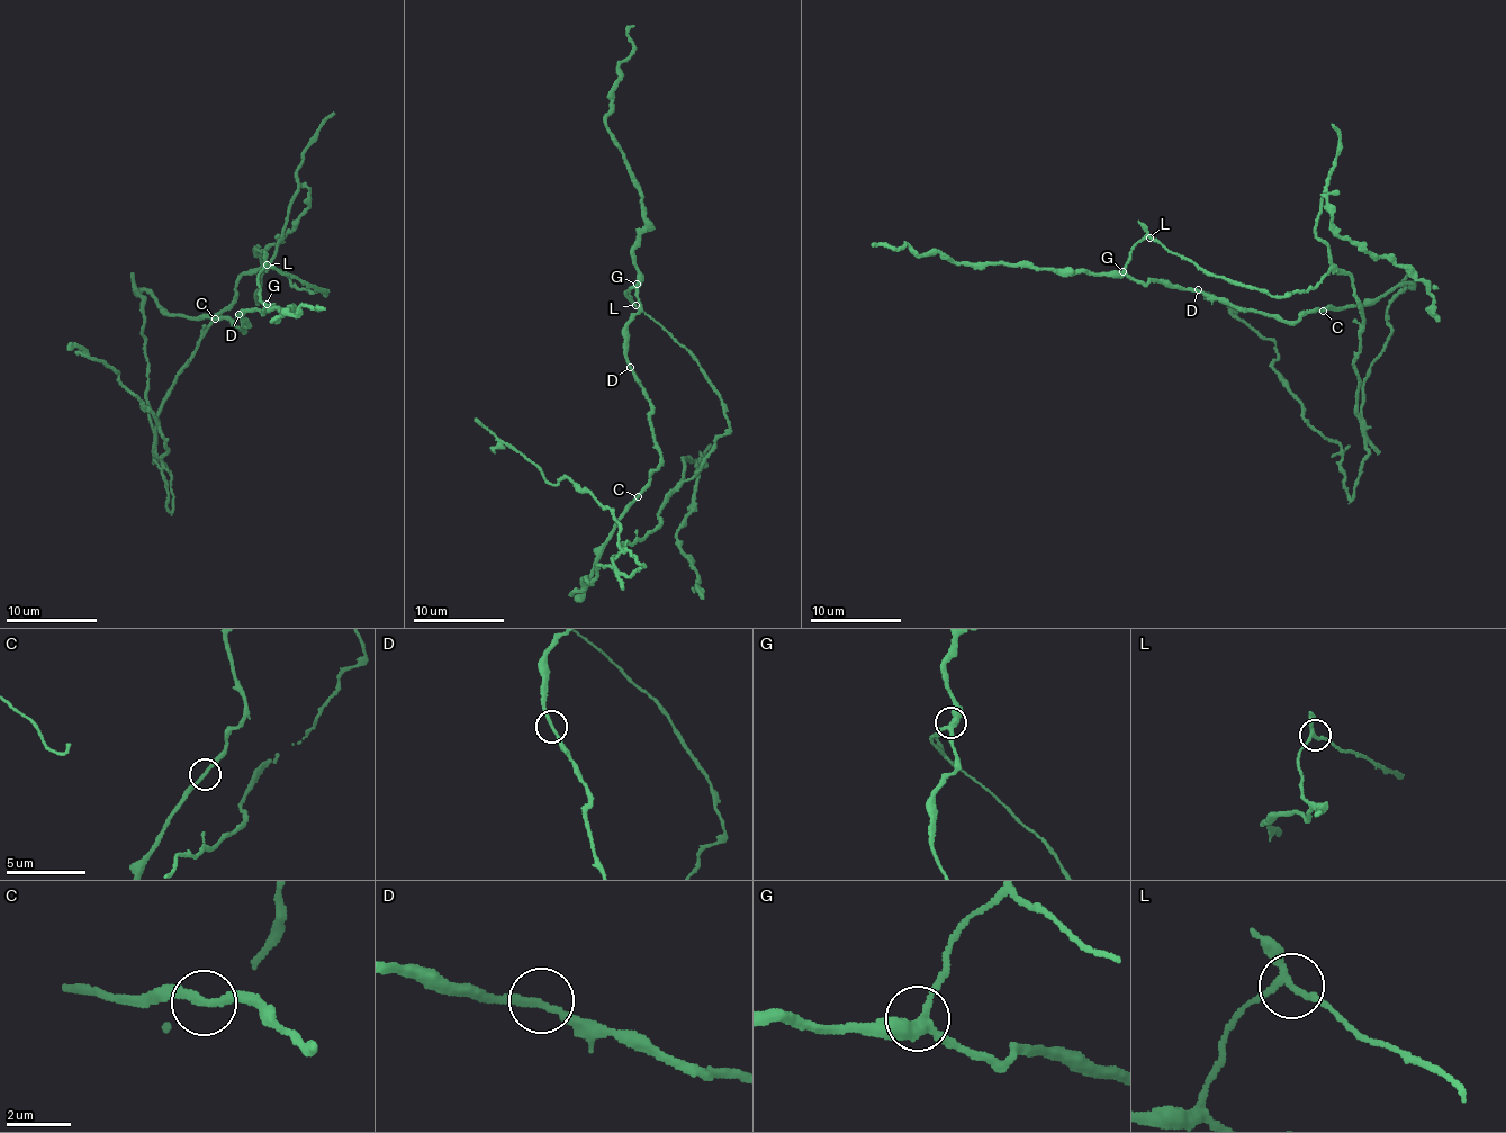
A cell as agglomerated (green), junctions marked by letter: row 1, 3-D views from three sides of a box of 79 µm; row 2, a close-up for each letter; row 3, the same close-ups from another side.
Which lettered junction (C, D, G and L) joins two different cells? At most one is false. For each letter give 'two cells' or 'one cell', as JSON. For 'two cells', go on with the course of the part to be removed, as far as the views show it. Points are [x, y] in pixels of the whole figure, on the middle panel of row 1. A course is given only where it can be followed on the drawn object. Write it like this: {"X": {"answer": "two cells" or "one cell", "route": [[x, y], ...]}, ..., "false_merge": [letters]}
{"C": {"answer": "one cell"}, "D": {"answer": "one cell"}, "G": {"answer": "one cell"}, "L": {"answer": "two cells", "route": [[636, 305], [729, 425], [612, 559], [645, 567], [613, 513], [474, 417]]}, "false_merge": ["L"]}

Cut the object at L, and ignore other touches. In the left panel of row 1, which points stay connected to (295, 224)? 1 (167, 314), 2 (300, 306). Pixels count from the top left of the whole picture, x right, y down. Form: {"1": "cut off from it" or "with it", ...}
{"1": "cut off from it", "2": "cut off from it"}

